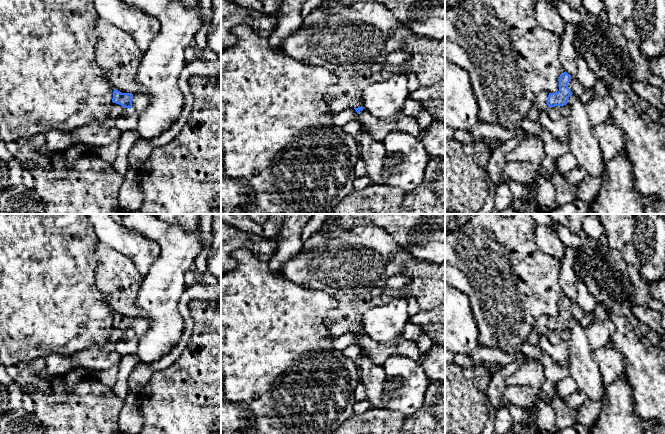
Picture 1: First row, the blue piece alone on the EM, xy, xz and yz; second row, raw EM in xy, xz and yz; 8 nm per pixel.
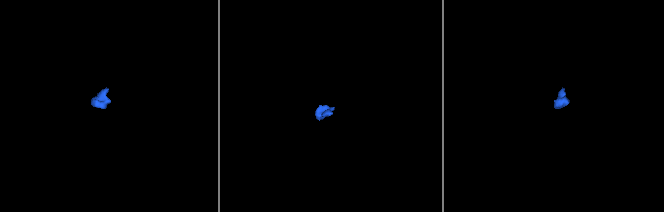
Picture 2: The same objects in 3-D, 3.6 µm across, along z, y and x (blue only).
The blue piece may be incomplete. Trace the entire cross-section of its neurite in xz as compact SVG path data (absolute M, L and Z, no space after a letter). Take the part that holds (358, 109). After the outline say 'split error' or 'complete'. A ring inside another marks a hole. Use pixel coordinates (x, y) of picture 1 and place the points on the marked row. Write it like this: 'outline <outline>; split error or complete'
outline M364 107L354 108L358 113L357 121L361 125L361 131L367 131L376 141L383 142L386 136L392 132L406 132L413 136L419 136L421 129L417 119L398 114L392 118L377 119Z; split error

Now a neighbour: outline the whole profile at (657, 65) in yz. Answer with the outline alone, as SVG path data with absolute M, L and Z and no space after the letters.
M665 54L649 59L651 73L660 76L665 81Z

